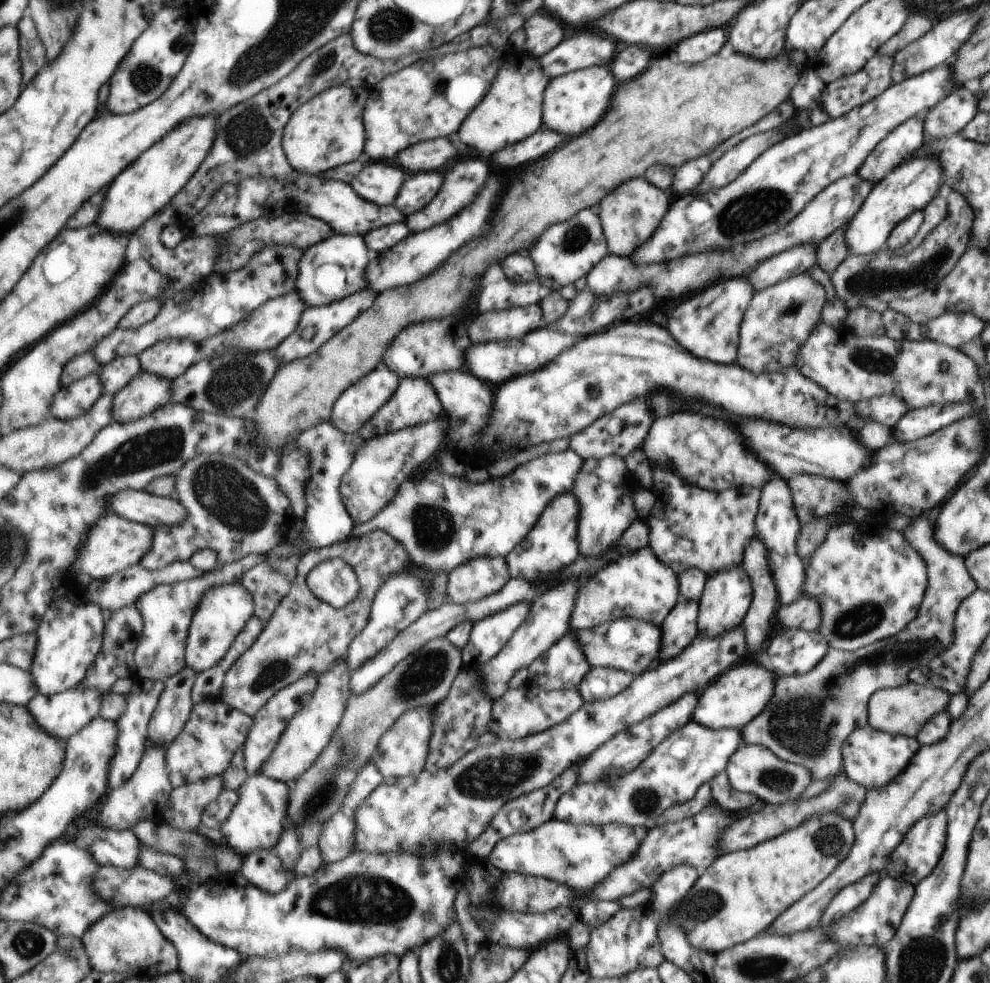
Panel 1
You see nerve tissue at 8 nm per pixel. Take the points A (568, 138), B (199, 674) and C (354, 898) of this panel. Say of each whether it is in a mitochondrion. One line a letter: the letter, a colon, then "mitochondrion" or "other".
A: other
B: other
C: mitochondrion

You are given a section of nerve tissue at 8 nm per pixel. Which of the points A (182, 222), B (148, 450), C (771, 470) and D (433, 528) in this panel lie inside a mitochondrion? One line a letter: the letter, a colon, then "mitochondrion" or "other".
A: other
B: mitochondrion
C: other
D: mitochondrion

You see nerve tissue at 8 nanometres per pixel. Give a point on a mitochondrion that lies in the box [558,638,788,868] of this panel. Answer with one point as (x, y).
(645, 800)

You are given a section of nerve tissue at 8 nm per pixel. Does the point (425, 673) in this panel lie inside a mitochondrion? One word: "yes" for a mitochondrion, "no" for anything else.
yes

